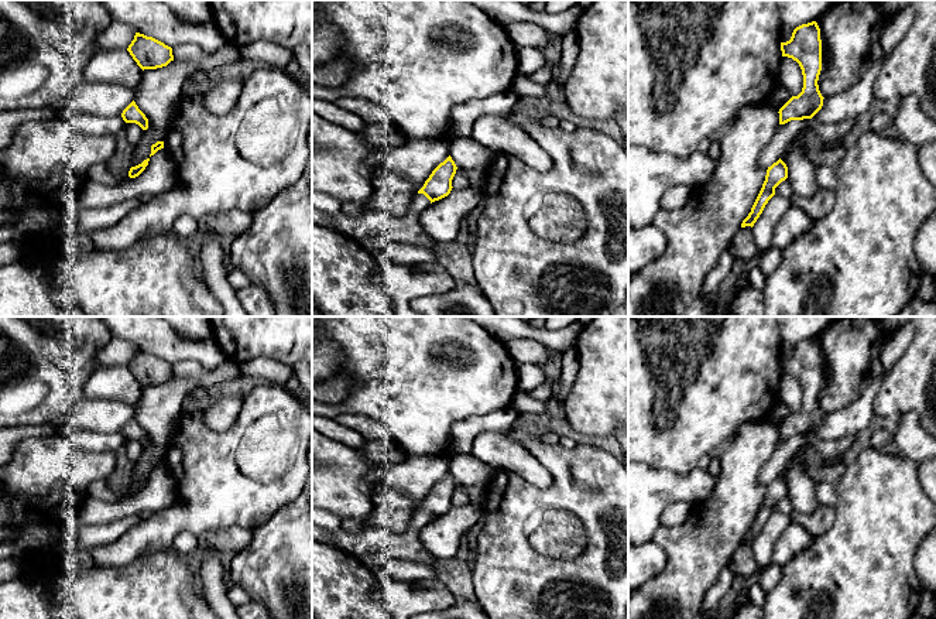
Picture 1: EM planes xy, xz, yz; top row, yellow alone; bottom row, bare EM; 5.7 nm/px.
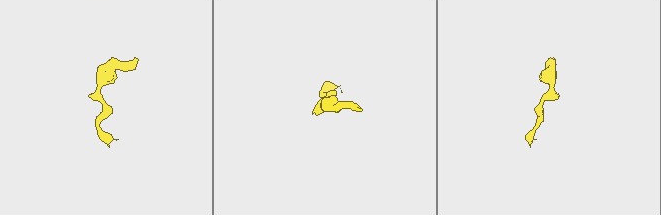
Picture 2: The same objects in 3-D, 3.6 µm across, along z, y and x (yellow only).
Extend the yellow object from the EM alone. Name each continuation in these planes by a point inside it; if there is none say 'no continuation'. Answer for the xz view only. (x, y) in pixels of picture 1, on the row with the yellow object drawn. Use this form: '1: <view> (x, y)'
1: xz (369, 223)

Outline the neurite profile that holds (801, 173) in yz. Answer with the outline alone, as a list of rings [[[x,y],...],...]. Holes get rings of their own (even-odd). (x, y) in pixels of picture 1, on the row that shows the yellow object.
[[[799,144],[788,150],[788,181],[796,196],[810,198],[819,189],[815,178],[815,167]]]

